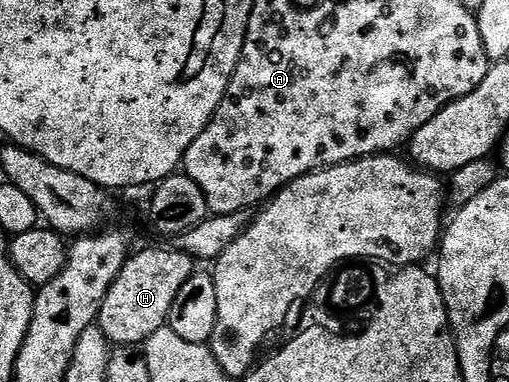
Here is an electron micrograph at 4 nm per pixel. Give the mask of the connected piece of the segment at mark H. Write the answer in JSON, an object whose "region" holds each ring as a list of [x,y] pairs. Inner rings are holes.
{"region":[[[177,247],[146,248],[127,259],[120,274],[106,292],[98,310],[96,325],[114,346],[142,346],[170,319],[176,293],[196,271],[196,261]]]}

